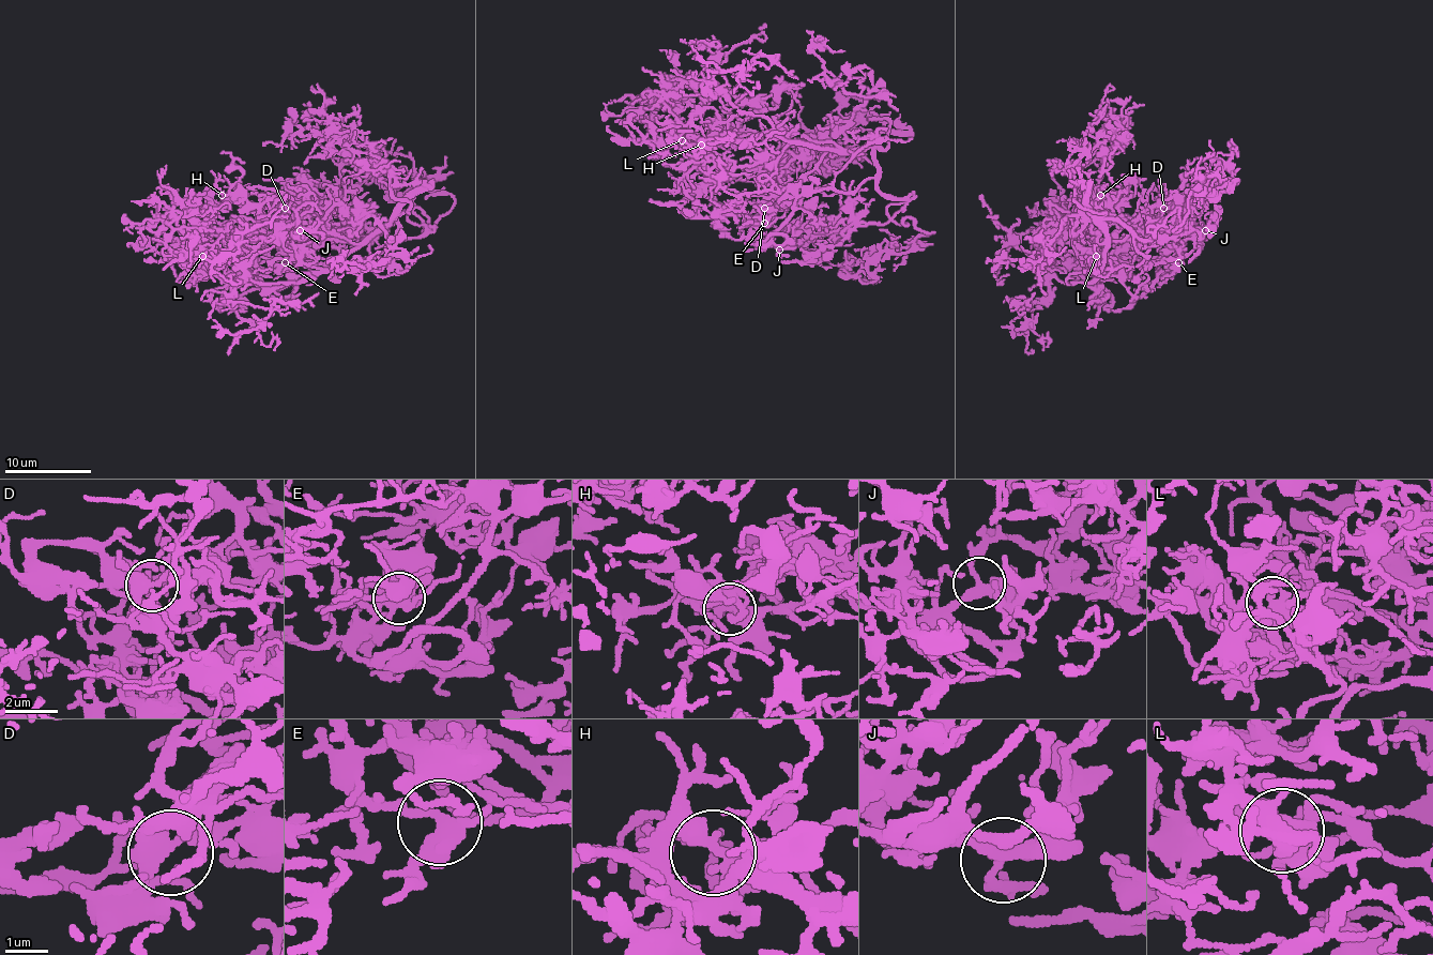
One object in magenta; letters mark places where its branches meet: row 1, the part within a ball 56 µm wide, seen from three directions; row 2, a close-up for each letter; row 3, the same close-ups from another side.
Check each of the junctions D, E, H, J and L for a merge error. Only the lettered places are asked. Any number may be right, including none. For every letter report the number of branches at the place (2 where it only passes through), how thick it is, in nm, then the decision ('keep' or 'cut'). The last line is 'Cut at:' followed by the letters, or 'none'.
D: 5 | 420 nm | keep
E: 3 | 360 nm | keep
H: 3 | 360 nm | keep
J: 3 | 320 nm | keep
L: 7 | 460 nm | keep
Cut at: none

